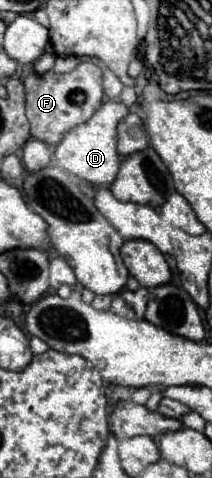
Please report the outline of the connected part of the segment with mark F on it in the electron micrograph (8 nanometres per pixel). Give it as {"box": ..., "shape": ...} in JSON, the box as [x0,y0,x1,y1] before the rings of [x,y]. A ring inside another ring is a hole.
{"box":[24,61,104,147],"shape":[[[84,61],[74,71],[64,75],[56,71],[28,73],[28,77],[24,79],[24,91],[26,91],[26,117],[30,121],[30,135],[56,147],[70,129],[88,121],[102,105],[104,101],[102,69],[90,61]],[[76,91],[84,95],[84,101],[72,101],[72,95]]]}

